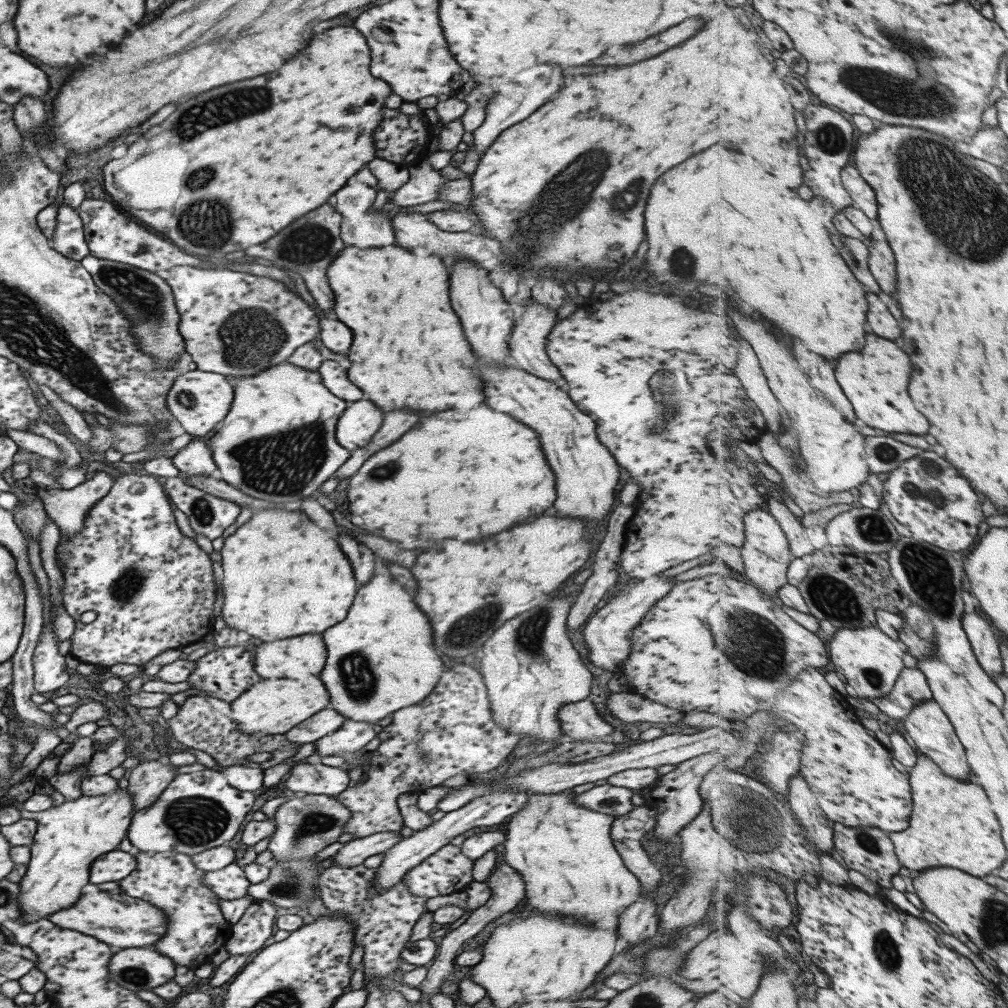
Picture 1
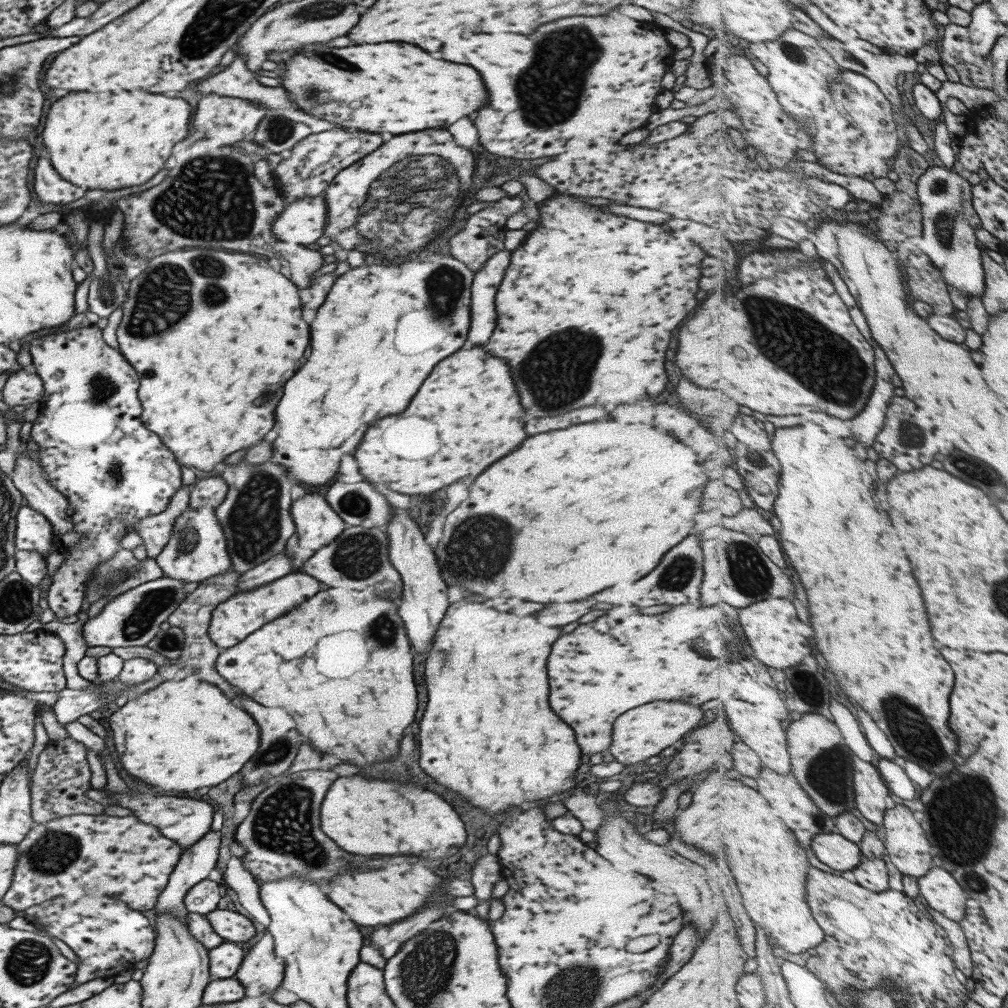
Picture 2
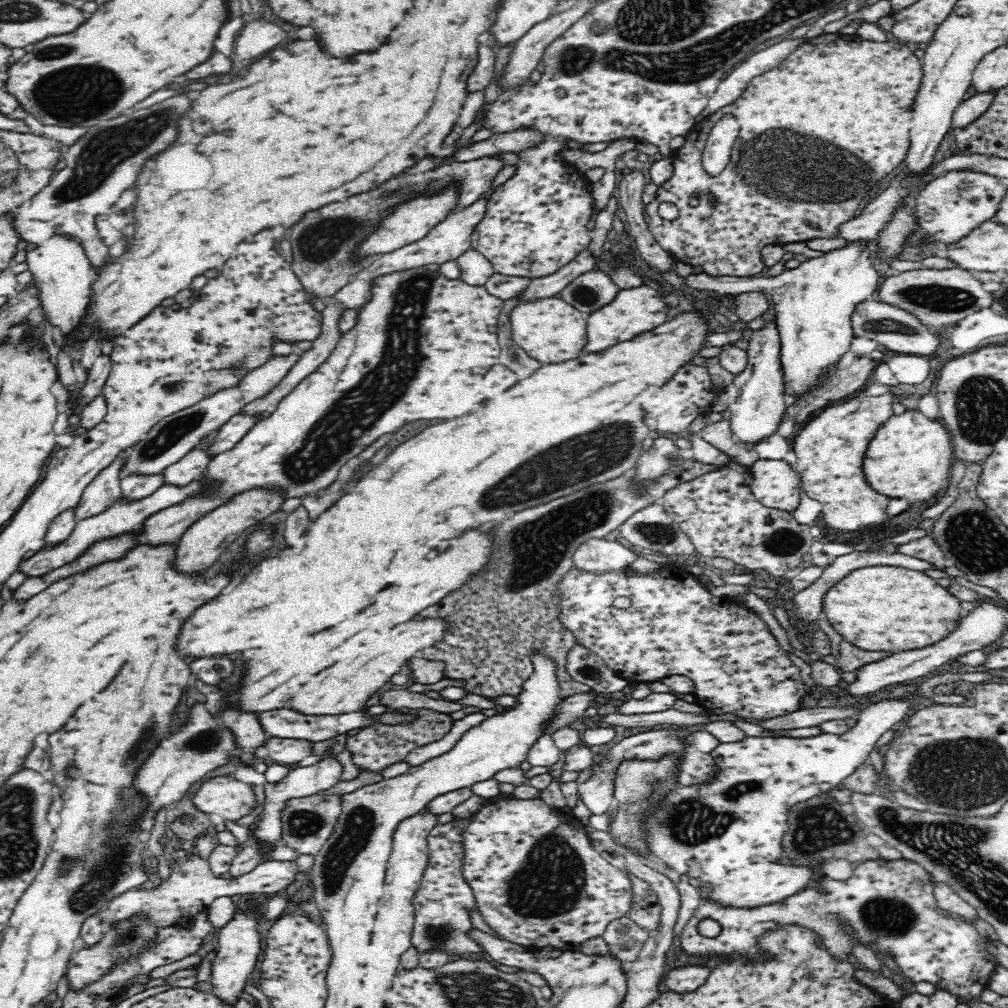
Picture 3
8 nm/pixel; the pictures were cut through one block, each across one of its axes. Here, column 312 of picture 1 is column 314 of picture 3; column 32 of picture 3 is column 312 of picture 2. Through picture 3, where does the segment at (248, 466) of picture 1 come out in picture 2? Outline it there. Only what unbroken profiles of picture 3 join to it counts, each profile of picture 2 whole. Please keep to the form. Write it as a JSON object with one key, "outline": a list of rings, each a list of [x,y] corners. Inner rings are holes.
{"outline":[[[293,572],[281,576],[281,578],[277,578],[269,584],[233,593],[230,597],[227,597],[227,600],[220,602],[219,606],[215,606],[215,610],[211,613],[208,628],[209,638],[219,648],[226,649],[235,646],[260,626],[287,614],[289,610],[293,610],[299,602],[303,602],[305,598],[315,594],[317,590],[319,590],[319,582],[315,581],[315,578],[303,572]]]}

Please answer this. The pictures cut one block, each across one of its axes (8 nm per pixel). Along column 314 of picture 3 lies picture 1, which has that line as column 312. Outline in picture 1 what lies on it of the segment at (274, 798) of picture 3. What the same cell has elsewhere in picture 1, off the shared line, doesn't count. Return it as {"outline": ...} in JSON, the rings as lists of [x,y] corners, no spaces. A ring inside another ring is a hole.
{"outline":[[[297,761],[289,769],[285,788],[293,793],[324,794],[335,797],[347,788],[347,771],[323,763]]]}

